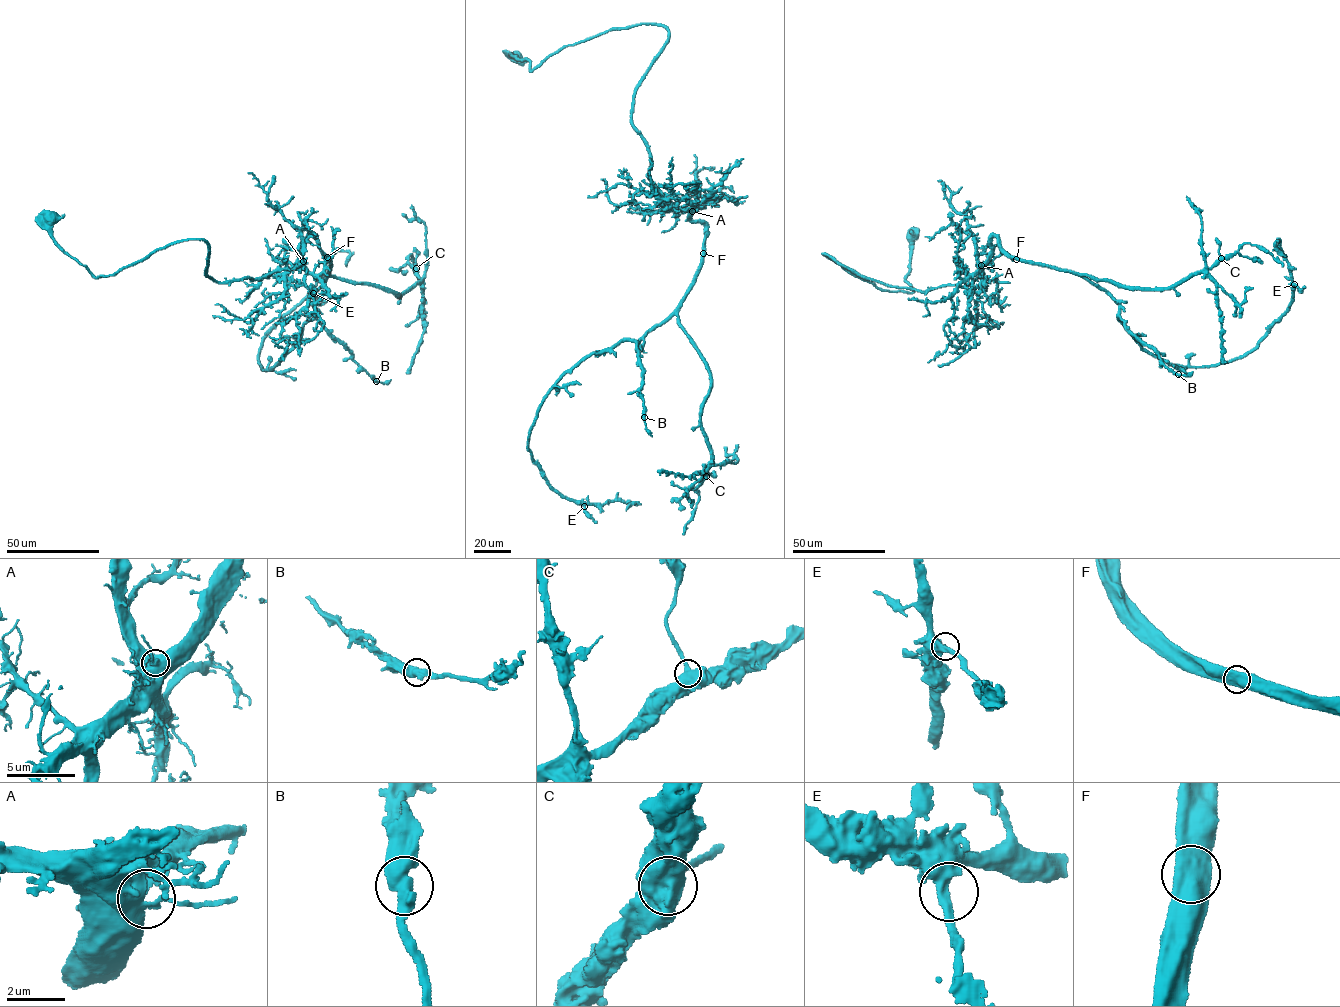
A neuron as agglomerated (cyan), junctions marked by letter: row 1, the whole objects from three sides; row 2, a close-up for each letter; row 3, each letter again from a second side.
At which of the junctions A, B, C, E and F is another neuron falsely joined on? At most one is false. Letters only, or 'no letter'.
no letter

